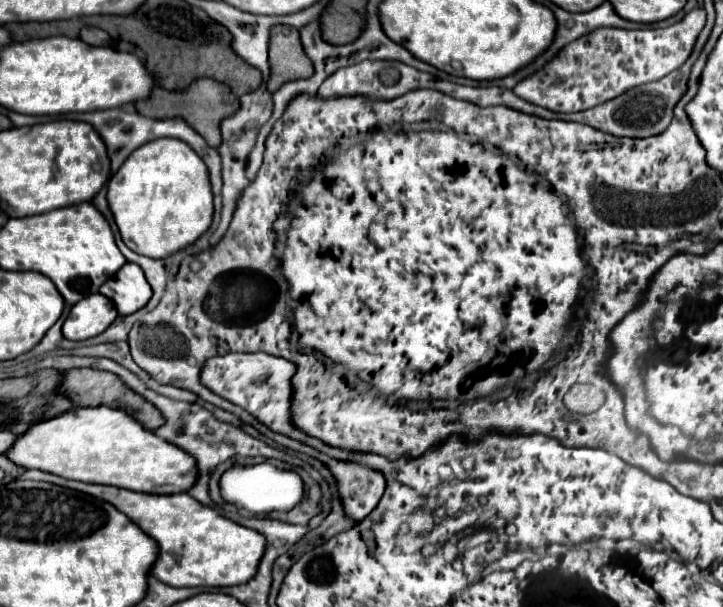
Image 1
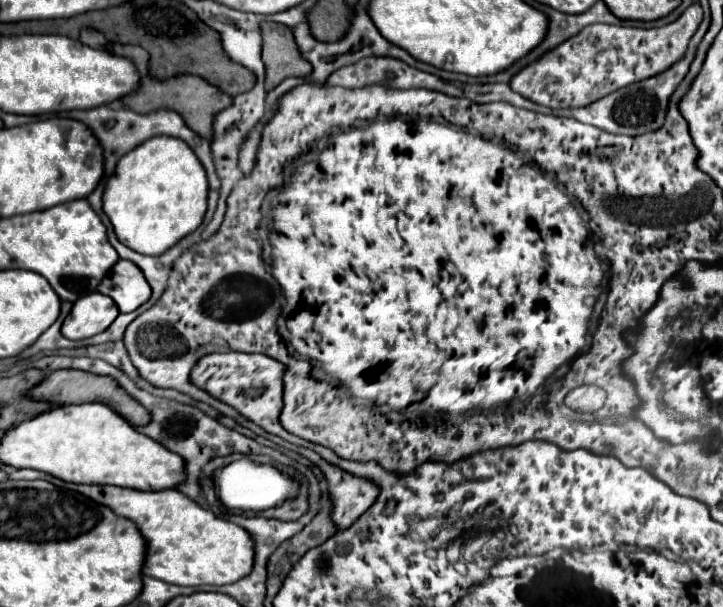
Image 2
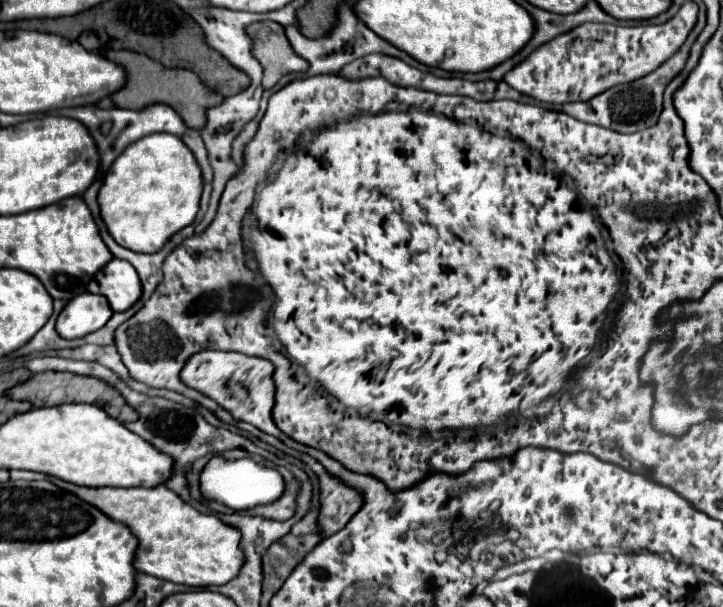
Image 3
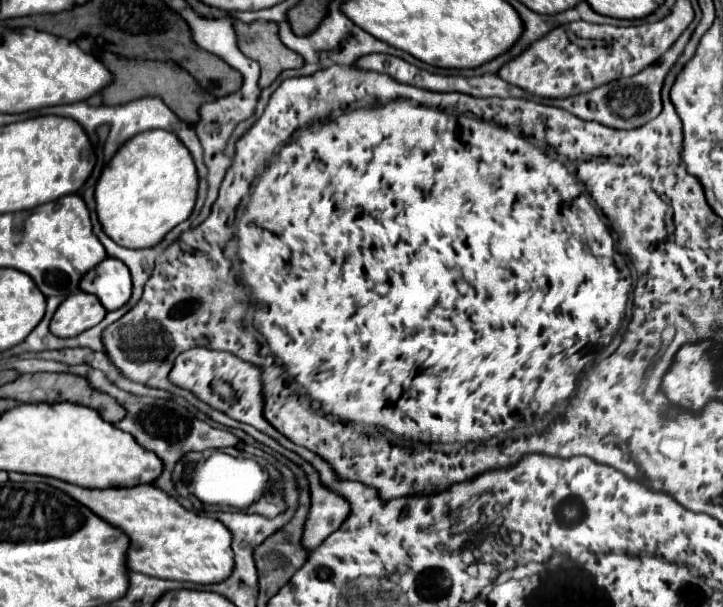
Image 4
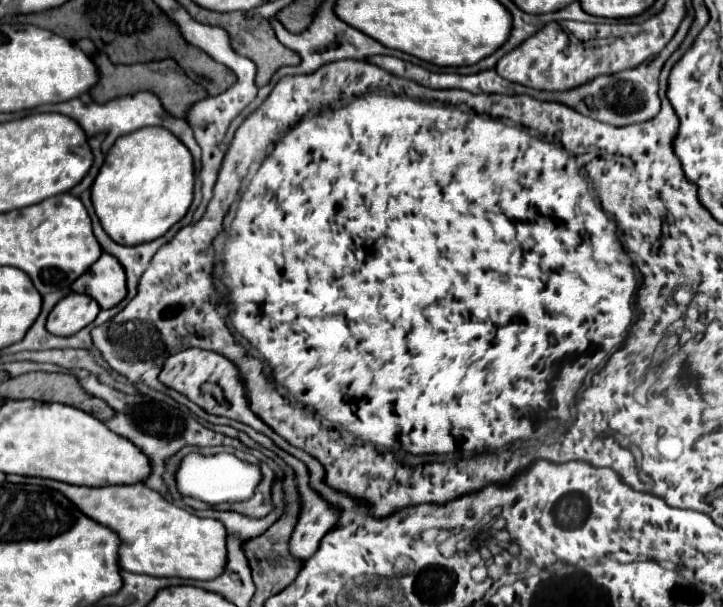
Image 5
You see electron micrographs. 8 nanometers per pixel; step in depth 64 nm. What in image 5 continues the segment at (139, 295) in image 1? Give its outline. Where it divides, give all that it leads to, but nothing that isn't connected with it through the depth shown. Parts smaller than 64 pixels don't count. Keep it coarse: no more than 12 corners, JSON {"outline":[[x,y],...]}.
{"outline":[[112,254],[72,284],[104,310],[128,294],[124,268]]}

